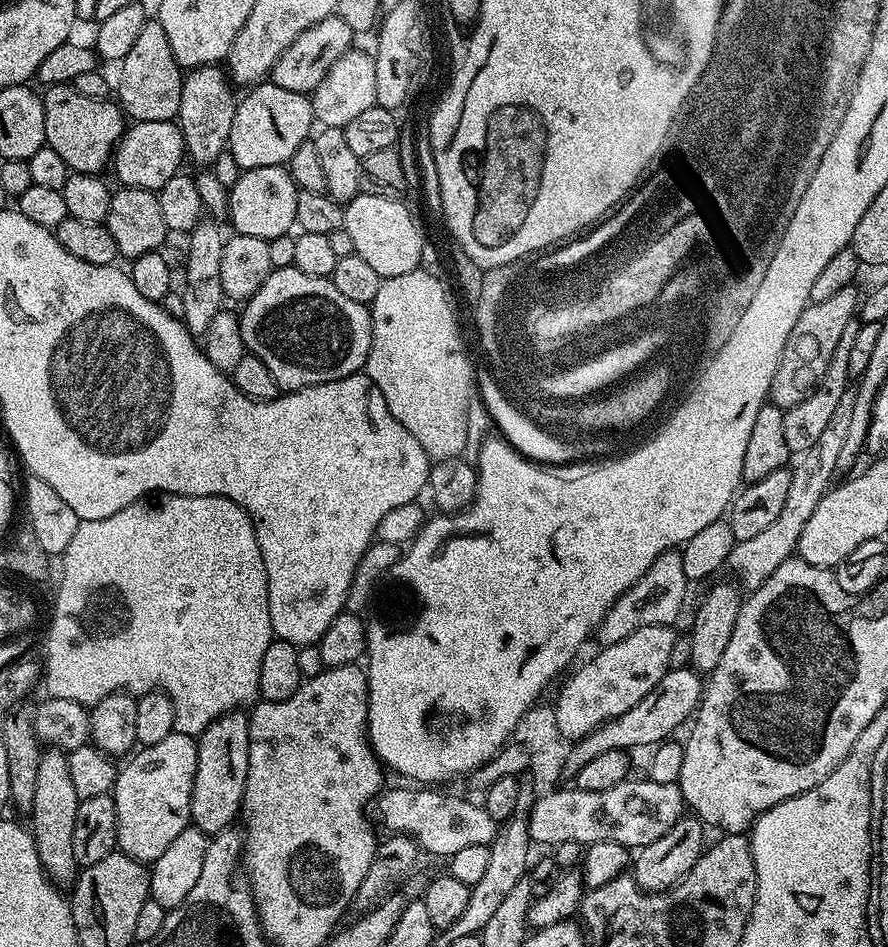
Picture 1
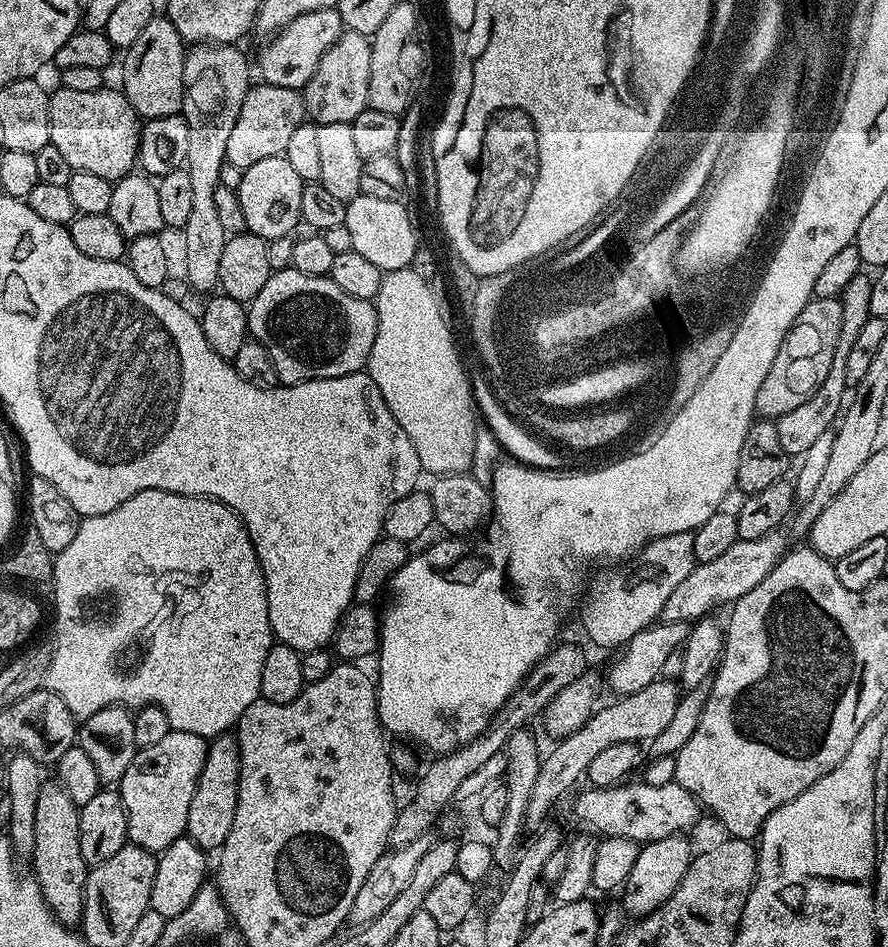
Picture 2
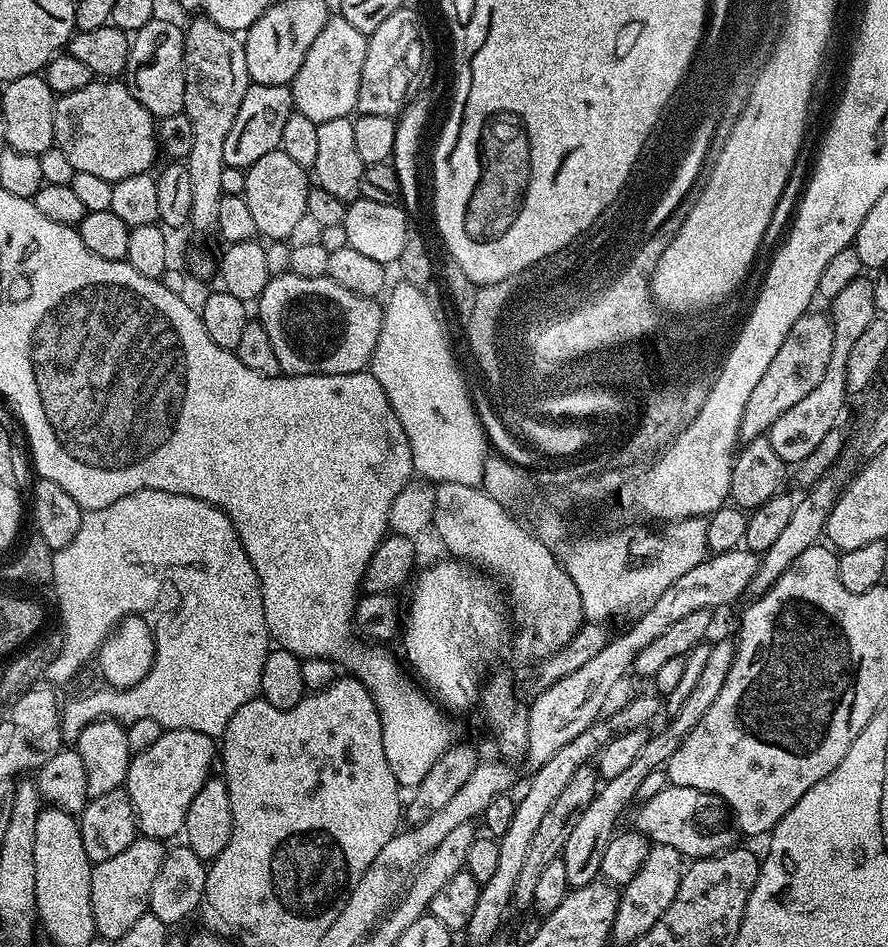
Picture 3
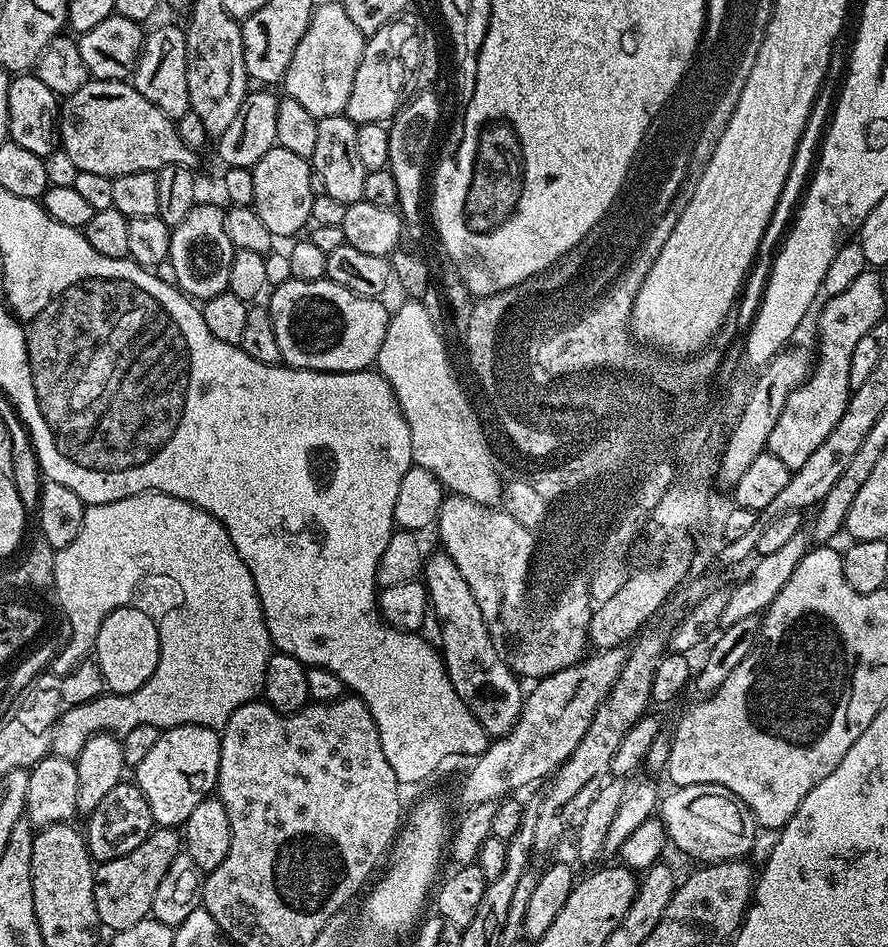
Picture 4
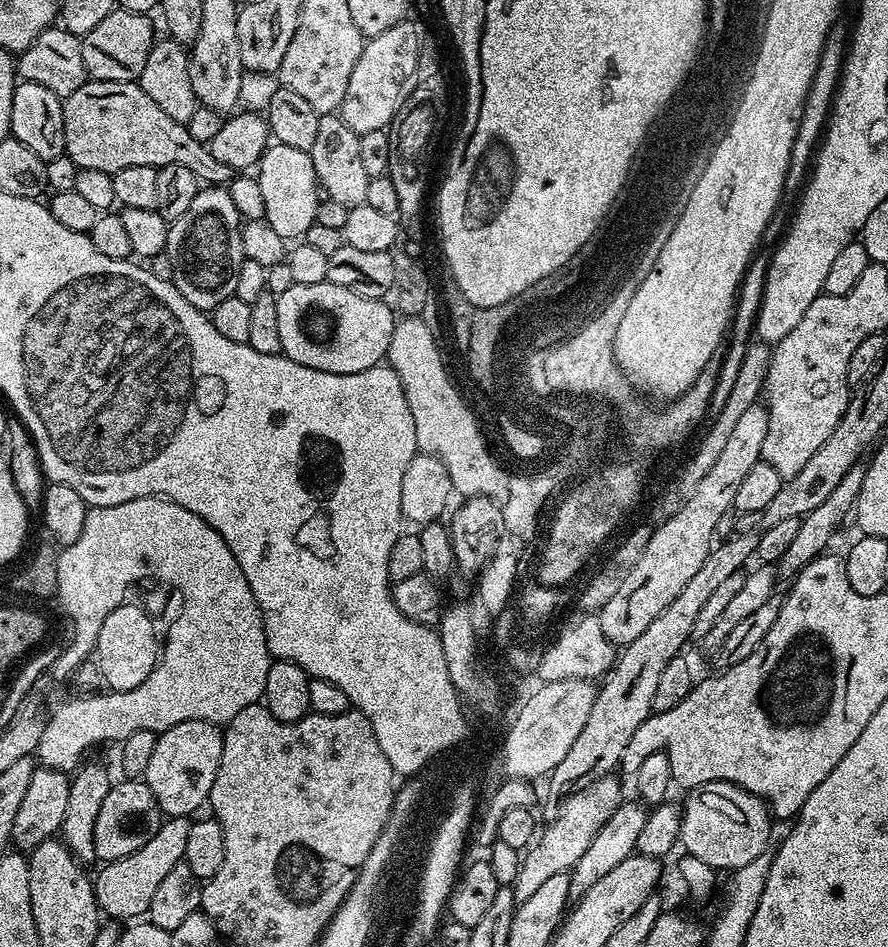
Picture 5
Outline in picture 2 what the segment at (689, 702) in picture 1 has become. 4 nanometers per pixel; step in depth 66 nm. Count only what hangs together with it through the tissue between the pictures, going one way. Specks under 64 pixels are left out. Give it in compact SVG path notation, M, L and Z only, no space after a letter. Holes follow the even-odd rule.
M659 679L650 682L650 686L642 686L629 696L621 696L613 699L613 704L597 707L592 717L578 730L574 730L569 736L563 737L540 761L538 779L534 782L534 791L530 794L530 806L524 815L529 825L543 825L544 818L552 806L579 780L585 779L590 761L602 750L609 746L615 746L617 742L630 742L639 745L639 740L651 742L666 730L666 726L674 719L674 710L678 710L678 704L682 695L677 681Z

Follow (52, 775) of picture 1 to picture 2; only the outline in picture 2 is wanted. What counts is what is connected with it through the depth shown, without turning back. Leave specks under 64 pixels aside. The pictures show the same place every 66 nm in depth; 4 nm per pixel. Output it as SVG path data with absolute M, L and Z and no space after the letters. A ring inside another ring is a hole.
M46 782L38 794L38 807L34 809L34 850L30 857L31 871L36 885L48 908L64 924L79 925L84 905L84 887L89 864L82 858L78 846L78 818L80 809L66 794L59 782Z

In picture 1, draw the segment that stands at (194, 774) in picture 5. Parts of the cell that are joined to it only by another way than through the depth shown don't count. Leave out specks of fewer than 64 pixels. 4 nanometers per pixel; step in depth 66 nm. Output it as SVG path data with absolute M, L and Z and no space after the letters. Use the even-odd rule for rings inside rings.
M173 730L162 742L154 742L149 748L141 747L128 762L116 774L116 847L135 860L154 862L162 858L182 830L190 827L190 802L198 766L196 740Z

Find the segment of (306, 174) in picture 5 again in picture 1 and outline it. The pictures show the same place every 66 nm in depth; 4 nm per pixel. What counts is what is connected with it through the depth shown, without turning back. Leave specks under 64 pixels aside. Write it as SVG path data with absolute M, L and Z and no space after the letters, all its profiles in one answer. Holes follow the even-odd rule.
M258 166L241 171L238 182L228 189L228 218L235 235L250 234L250 238L270 241L293 231L296 223L294 206L297 194L296 183L284 166Z

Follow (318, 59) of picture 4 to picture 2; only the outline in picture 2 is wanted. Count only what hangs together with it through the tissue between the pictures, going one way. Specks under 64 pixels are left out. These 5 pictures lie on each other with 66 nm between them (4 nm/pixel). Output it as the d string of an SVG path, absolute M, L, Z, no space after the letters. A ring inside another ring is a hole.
M341 31L340 37L322 54L318 68L302 90L304 111L311 123L317 126L330 122L351 124L358 114L362 114L362 110L368 107L371 53L369 37L357 32Z

